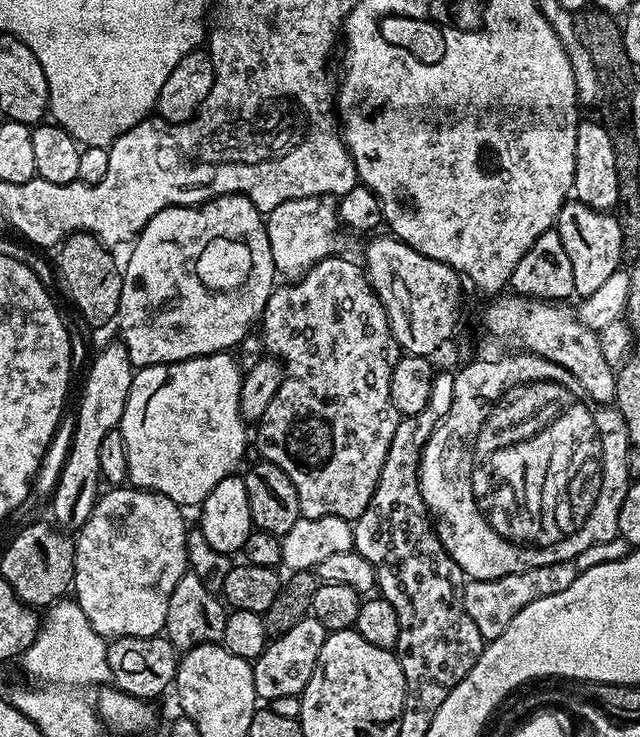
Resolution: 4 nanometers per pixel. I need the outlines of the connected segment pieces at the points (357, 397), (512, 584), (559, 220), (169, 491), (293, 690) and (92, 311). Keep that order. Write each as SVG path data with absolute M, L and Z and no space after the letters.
M337 254L320 260L301 280L281 283L273 287L270 298L264 307L262 325L262 339L264 350L269 357L275 358L284 365L284 380L278 386L278 394L270 398L270 406L262 414L258 422L260 428L260 452L265 461L281 468L294 482L294 490L298 490L300 514L306 518L322 518L323 516L337 516L355 521L366 510L370 498L376 489L378 474L382 474L382 462L386 462L386 454L390 450L390 438L394 438L394 430L398 430L401 415L390 398L390 374L394 374L394 366L400 361L402 351L396 344L392 329L388 325L386 310L377 298L375 290L368 283L365 269L352 260L343 260L343 255Z
M563 560L550 566L538 566L525 572L515 572L497 580L468 580L464 586L464 605L466 614L474 618L474 626L478 626L478 634L482 634L485 642L498 638L512 619L536 598L546 598L558 590L566 590L570 582L576 580L578 573L573 561Z
M569 198L556 215L554 231L562 238L562 246L566 246L566 258L570 258L570 266L574 270L574 293L577 297L594 294L594 290L599 290L606 283L606 278L610 278L610 274L614 274L621 267L622 230L611 211L596 212L592 208L587 208L582 201Z
M231 351L215 352L209 356L199 356L198 358L190 358L173 364L151 364L148 368L139 369L132 377L132 389L126 398L126 410L122 410L119 426L122 438L126 442L127 483L133 488L143 488L146 492L162 494L181 506L187 506L187 504L199 506L203 504L204 499L210 494L210 490L214 490L214 486L218 486L218 482L222 482L222 478L233 475L239 469L236 467L239 466L240 459L243 458L244 451L248 448L248 432L244 429L247 428L246 422L240 413L241 379L240 365L236 363L235 355Z
M311 614L302 617L301 620L297 622L296 625L290 626L290 630L286 630L286 634L269 639L268 644L264 647L264 653L260 655L259 658L252 664L253 678L254 678L254 690L257 692L259 699L264 702L272 702L268 700L284 700L287 696L292 696L292 698L299 697L300 693L304 691L305 686L310 682L310 674L314 674L314 666L318 662L318 654L322 654L322 646L326 642L329 631L327 628L322 626L322 622L318 622L318 618L314 618Z
M73 232L59 245L56 256L56 268L60 271L60 280L64 283L64 292L72 299L80 316L92 328L104 328L117 319L122 294L122 268L111 256L109 245L89 234Z

